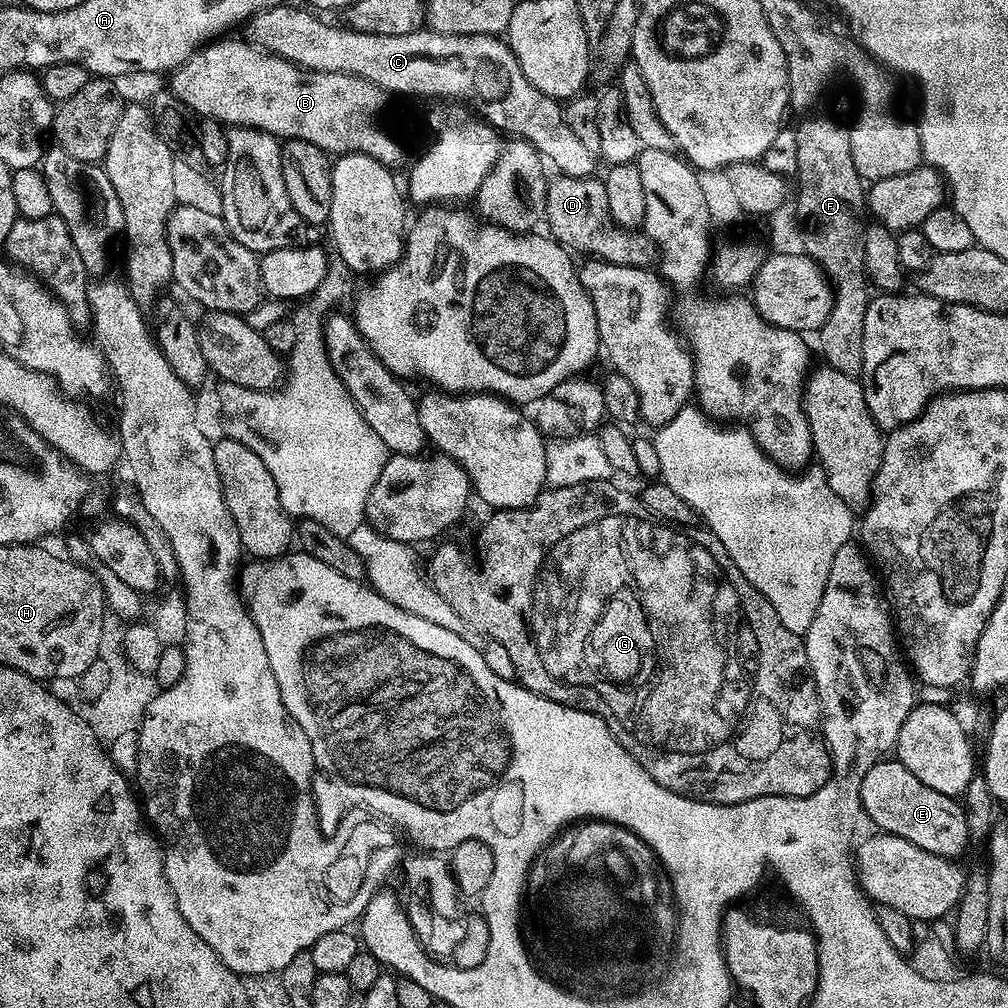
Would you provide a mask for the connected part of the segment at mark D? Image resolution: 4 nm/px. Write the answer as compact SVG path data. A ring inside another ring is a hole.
M555 175L548 183L547 188L547 210L545 212L545 223L546 226L548 224L550 230L548 230L551 239L555 240L559 244L563 244L564 247L570 249L571 251L578 251L582 252L584 256L589 256L592 258L597 258L604 261L614 262L616 265L624 265L624 266L634 266L635 268L646 268L651 267L657 263L659 259L659 248L656 243L652 239L650 239L647 235L640 230L629 230L622 227L618 227L618 225L614 222L613 218L610 215L610 206L607 205L607 197L606 197L606 190L604 183L601 179L597 177L584 177L574 178L573 176L562 176L562 175Z

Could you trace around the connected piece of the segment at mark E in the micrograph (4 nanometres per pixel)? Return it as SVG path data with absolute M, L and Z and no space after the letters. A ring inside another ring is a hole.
M882 759L866 770L862 778L860 806L863 815L869 816L880 827L877 829L881 833L906 838L906 842L914 842L914 846L930 854L960 858L964 847L970 844L963 803L918 782L918 778L914 778L898 759Z

